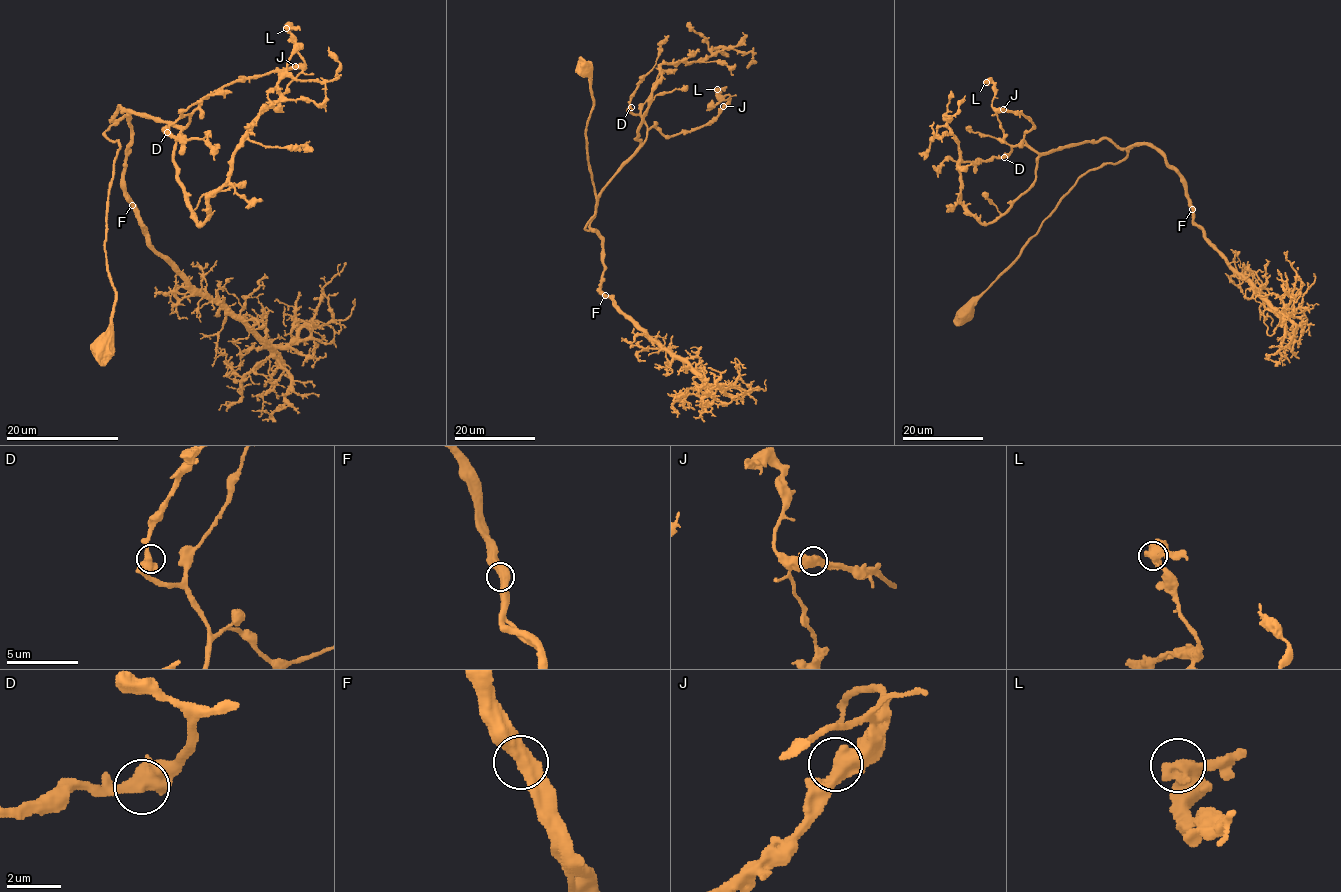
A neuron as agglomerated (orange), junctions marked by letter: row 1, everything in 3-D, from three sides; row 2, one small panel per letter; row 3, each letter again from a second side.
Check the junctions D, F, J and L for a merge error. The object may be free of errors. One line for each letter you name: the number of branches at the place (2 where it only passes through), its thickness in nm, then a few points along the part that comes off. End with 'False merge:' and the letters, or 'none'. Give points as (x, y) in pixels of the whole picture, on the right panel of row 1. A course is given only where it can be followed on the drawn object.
False merge: none

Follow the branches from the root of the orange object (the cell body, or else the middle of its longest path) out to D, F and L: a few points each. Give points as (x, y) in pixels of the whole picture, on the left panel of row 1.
D: (105, 345), (115, 299), (105, 215), (119, 142), (104, 132), (119, 107), (183, 126), (190, 117), (167, 132)
F: (105, 345), (115, 299), (105, 215), (119, 142), (104, 133), (128, 114), (124, 191), (132, 205)
L: (105, 345), (110, 121), (119, 107), (184, 126), (212, 91), (300, 67), (286, 28)

